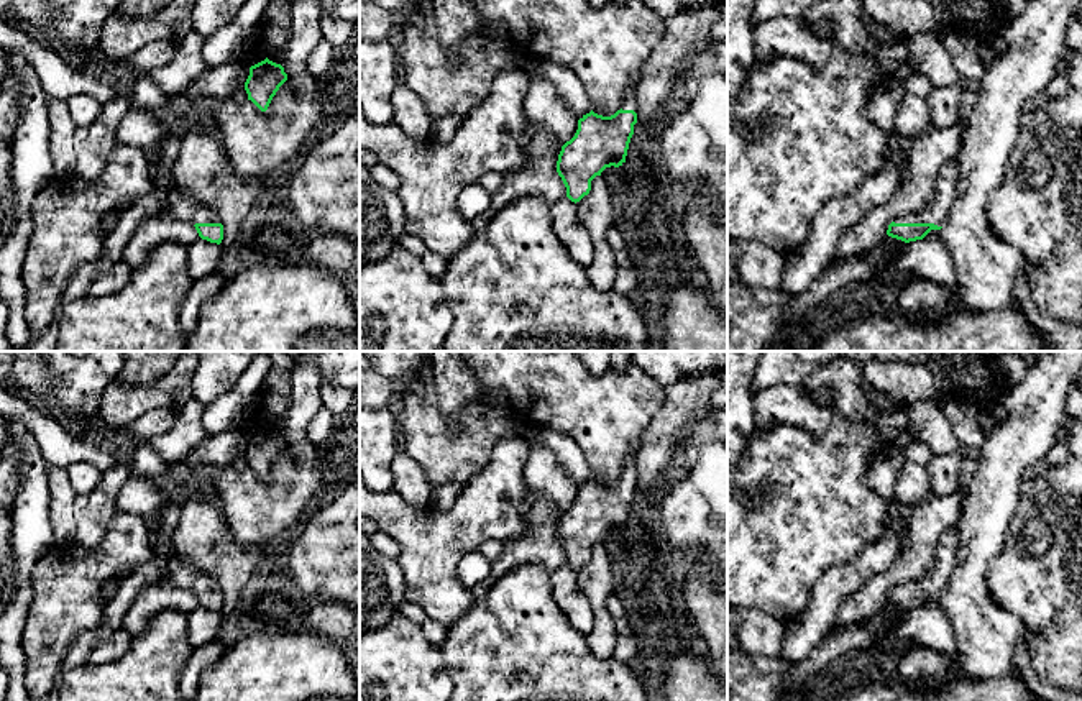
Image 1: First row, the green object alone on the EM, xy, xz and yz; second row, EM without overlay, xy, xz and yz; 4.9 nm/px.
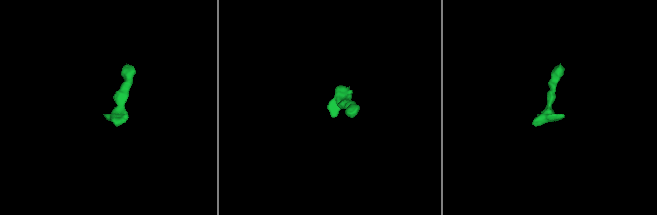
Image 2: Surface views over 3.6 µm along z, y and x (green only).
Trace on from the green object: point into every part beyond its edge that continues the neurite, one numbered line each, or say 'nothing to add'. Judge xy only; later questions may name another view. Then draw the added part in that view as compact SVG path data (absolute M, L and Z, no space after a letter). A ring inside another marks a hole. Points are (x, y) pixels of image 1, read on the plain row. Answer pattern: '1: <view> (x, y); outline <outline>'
1: xy (183, 575); outline M169 555L167 581L174 586L195 591L222 591L220 584L209 575L200 573L192 565L182 563L177 557Z

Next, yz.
1: yz (936, 578); outline M959 529L947 530L936 550L931 568L919 578L893 588L895 591L934 591L944 594L949 586L951 570L956 565Z

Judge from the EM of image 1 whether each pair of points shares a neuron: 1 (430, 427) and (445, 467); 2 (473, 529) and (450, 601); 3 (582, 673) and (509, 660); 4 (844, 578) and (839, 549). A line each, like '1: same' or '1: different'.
1: same
2: same
3: same
4: different

